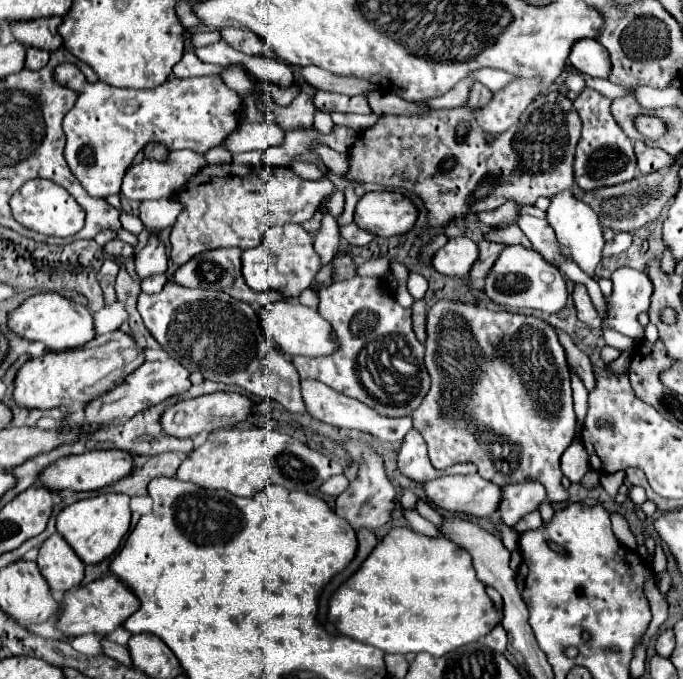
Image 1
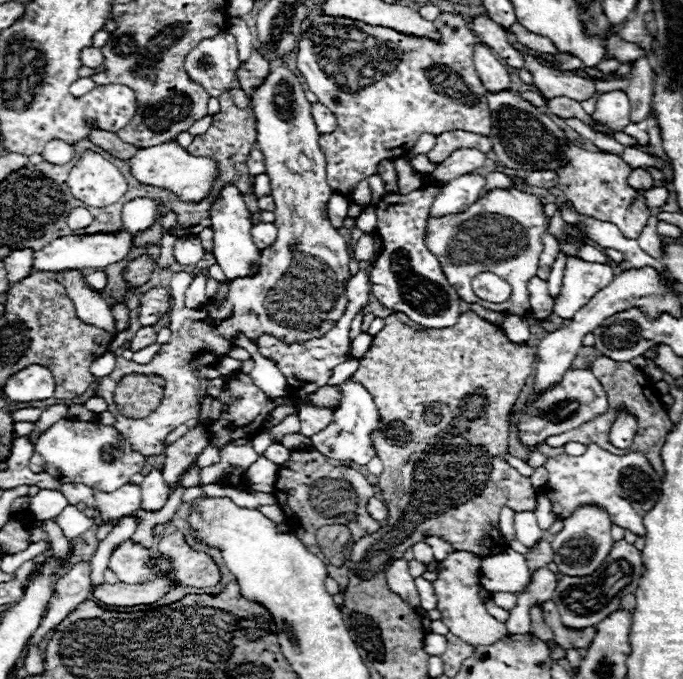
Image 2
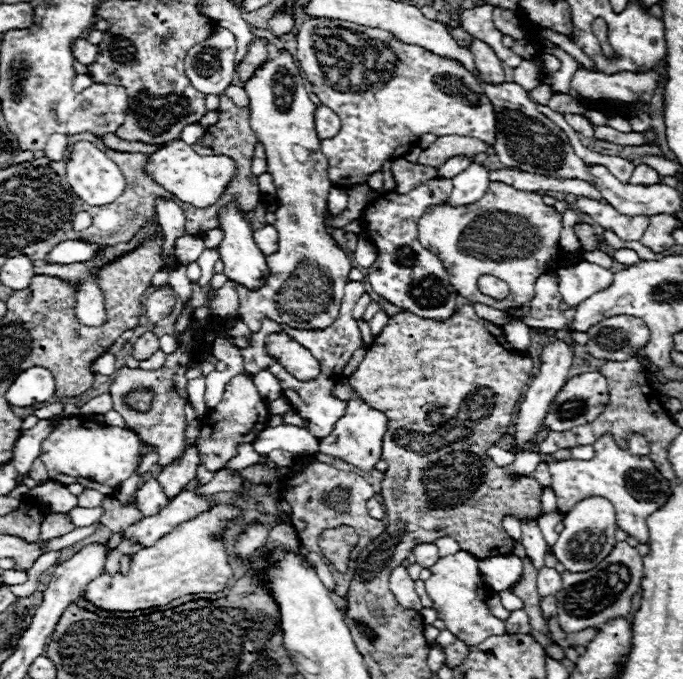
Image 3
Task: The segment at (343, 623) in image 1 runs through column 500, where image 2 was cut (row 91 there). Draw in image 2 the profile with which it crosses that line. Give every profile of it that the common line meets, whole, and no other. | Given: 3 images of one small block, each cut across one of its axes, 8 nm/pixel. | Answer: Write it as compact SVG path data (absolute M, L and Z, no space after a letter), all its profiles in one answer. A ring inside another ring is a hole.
M620 90L602 94L596 100L596 122L606 124L610 130L624 130L630 124L630 102L628 96Z

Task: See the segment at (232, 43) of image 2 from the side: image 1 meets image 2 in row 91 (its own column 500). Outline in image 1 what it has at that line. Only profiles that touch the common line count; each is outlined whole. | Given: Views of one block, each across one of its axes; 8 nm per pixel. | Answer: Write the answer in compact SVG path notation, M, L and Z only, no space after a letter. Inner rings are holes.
M508 200L506 204L502 204L500 208L496 208L496 210L490 210L490 212L482 212L482 214L478 214L478 218L480 218L480 222L482 224L486 224L486 226L490 226L490 228L494 228L494 226L510 226L510 224L514 224L514 222L518 222L518 218L520 218L520 204L516 202L516 200Z

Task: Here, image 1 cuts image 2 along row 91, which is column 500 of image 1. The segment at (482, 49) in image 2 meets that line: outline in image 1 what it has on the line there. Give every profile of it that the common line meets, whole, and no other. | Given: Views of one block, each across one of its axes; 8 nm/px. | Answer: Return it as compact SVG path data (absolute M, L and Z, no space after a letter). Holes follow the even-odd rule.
M478 474L446 476L424 484L430 502L450 512L464 512L472 516L492 516L498 512L502 488L486 482Z

